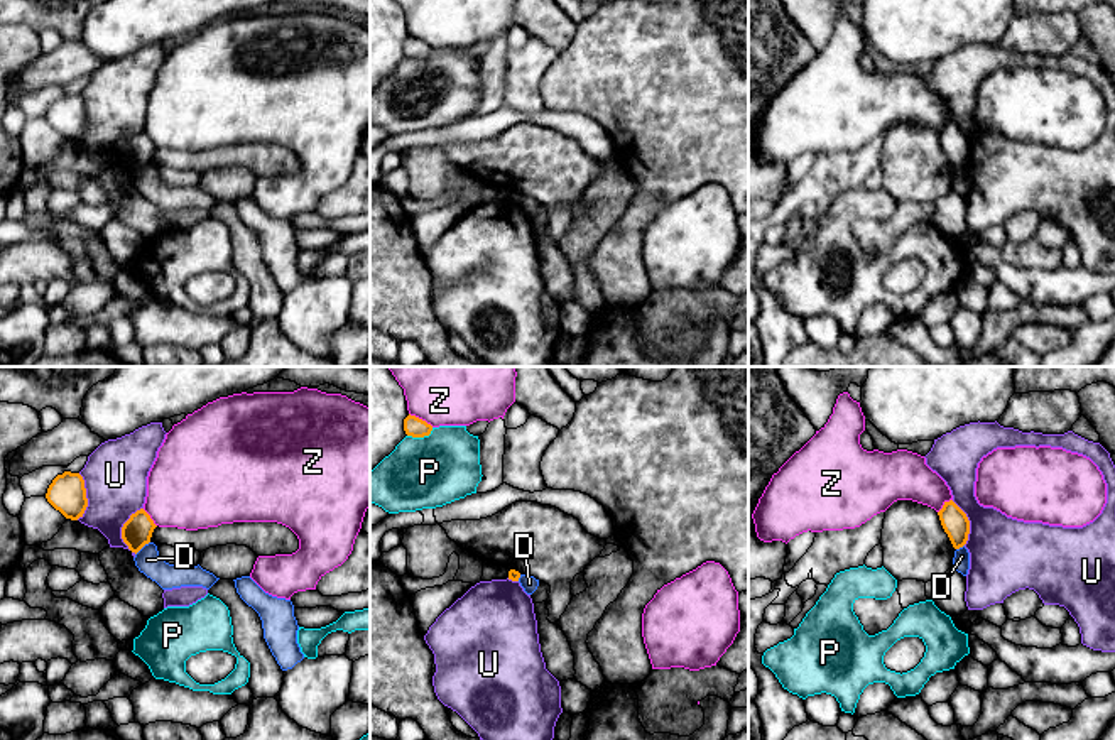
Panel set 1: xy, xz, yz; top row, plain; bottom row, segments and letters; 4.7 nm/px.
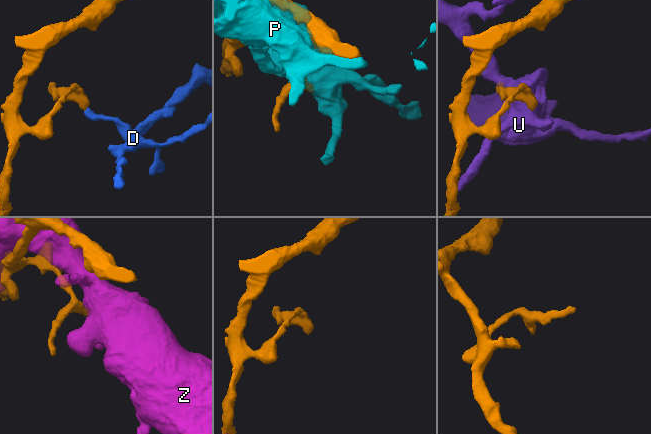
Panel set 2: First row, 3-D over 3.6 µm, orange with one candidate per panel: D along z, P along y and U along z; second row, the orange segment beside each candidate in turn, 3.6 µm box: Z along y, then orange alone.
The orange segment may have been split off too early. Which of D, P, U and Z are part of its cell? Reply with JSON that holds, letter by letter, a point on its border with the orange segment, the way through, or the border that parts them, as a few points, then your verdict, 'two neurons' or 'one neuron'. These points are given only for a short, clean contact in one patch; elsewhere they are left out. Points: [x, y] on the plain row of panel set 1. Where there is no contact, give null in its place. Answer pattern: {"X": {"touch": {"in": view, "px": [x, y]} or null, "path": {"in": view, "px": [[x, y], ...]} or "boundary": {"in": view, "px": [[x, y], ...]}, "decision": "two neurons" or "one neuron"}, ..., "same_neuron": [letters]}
{"D": {"touch": {"in": "xy", "px": [142, 168]}, "boundary": {"in": "xy", "px": [[149, 163], [135, 176]]}, "decision": "two neurons"}, "P": {"touch": {"in": "xz", "px": [421, 58]}, "decision": "two neurons"}, "U": {"touch": {"in": "xy", "px": [122, 151]}, "decision": "two neurons"}, "Z": {"touch": {"in": "xz", "px": [421, 41]}, "decision": "two neurons"}, "same_neuron": []}

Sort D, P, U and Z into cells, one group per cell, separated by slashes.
D / P / U / Z

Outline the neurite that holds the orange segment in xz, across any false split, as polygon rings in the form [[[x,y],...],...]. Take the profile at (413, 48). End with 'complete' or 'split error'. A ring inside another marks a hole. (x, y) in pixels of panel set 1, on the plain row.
[[[409,35],[404,41],[404,52],[405,52],[407,57],[424,59],[424,57],[429,57],[431,56],[432,47],[427,46],[426,42],[422,42],[422,41]]] | complete

